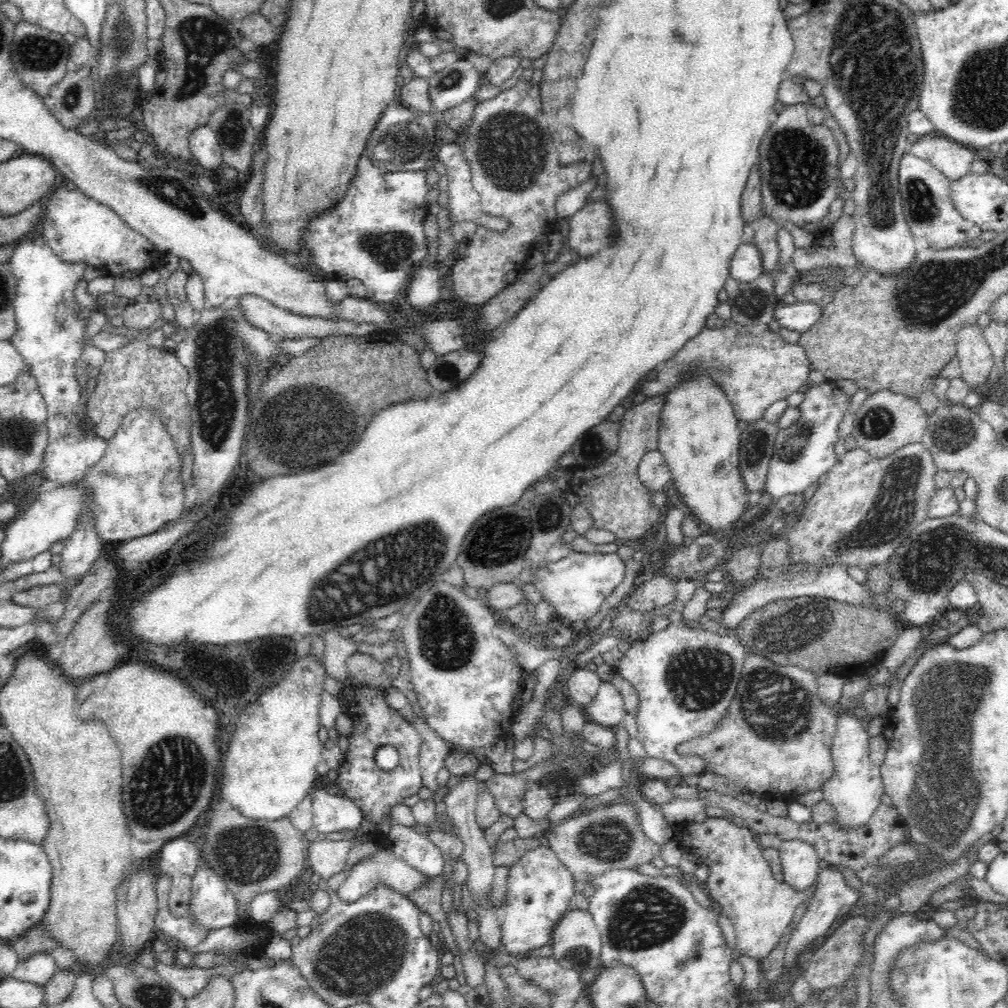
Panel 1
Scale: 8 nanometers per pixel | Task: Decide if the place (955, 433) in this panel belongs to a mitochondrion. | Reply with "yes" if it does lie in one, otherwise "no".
yes

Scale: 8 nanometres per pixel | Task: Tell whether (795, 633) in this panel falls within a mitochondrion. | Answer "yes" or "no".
yes

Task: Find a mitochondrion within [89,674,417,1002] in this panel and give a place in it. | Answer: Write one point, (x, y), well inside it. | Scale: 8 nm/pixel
(360, 958)

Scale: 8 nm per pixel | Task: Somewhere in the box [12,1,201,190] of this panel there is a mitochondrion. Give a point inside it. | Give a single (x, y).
(43, 53)

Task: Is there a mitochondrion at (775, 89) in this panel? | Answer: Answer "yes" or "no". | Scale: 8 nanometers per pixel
no

